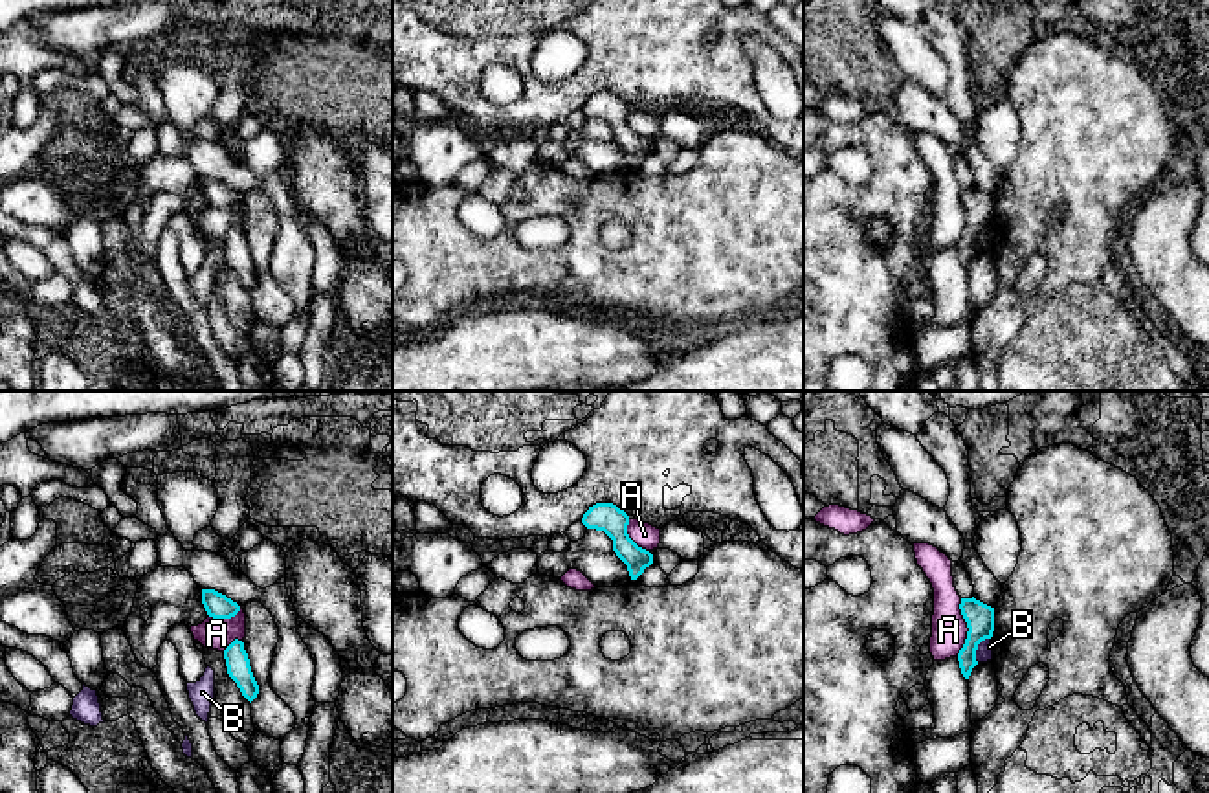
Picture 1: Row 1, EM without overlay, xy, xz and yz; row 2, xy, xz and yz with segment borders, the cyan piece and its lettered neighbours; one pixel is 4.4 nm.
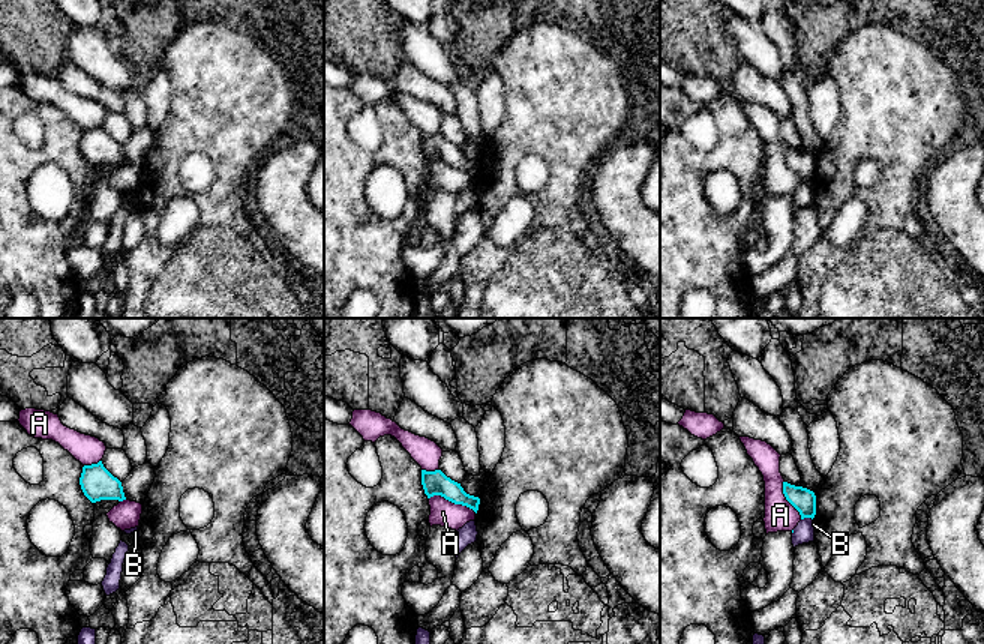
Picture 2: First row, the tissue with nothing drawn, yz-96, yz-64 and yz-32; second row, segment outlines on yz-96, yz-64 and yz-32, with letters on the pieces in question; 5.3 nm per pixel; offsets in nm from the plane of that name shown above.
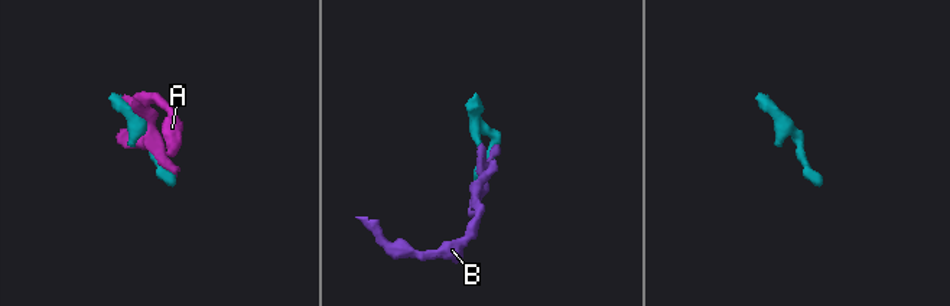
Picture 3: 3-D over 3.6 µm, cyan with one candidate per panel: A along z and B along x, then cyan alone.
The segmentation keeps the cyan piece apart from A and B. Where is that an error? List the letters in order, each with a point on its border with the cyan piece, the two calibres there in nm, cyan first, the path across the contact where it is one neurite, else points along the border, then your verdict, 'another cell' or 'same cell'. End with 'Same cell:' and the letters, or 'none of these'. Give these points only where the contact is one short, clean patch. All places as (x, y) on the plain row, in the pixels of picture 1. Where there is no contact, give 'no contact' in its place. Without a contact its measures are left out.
A: meets cyan in yz at (967, 215); 130 nm thick on the cyan side, 160 nm on the other; another cell
B: meets cyan in yz at (976, 237); 130 nm thick on the cyan side, 70 nm on the other; same cell
Same cell: B

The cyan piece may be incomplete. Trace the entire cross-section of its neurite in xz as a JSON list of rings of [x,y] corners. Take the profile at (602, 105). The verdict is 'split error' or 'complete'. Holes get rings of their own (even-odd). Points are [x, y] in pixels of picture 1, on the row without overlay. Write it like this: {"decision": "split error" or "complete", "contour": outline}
{"decision": "complete", "contour": [[[596,92],[583,103],[587,117],[604,119],[613,128],[613,140],[637,169],[653,152],[653,143],[638,136],[627,123],[629,105],[613,92]]]}

